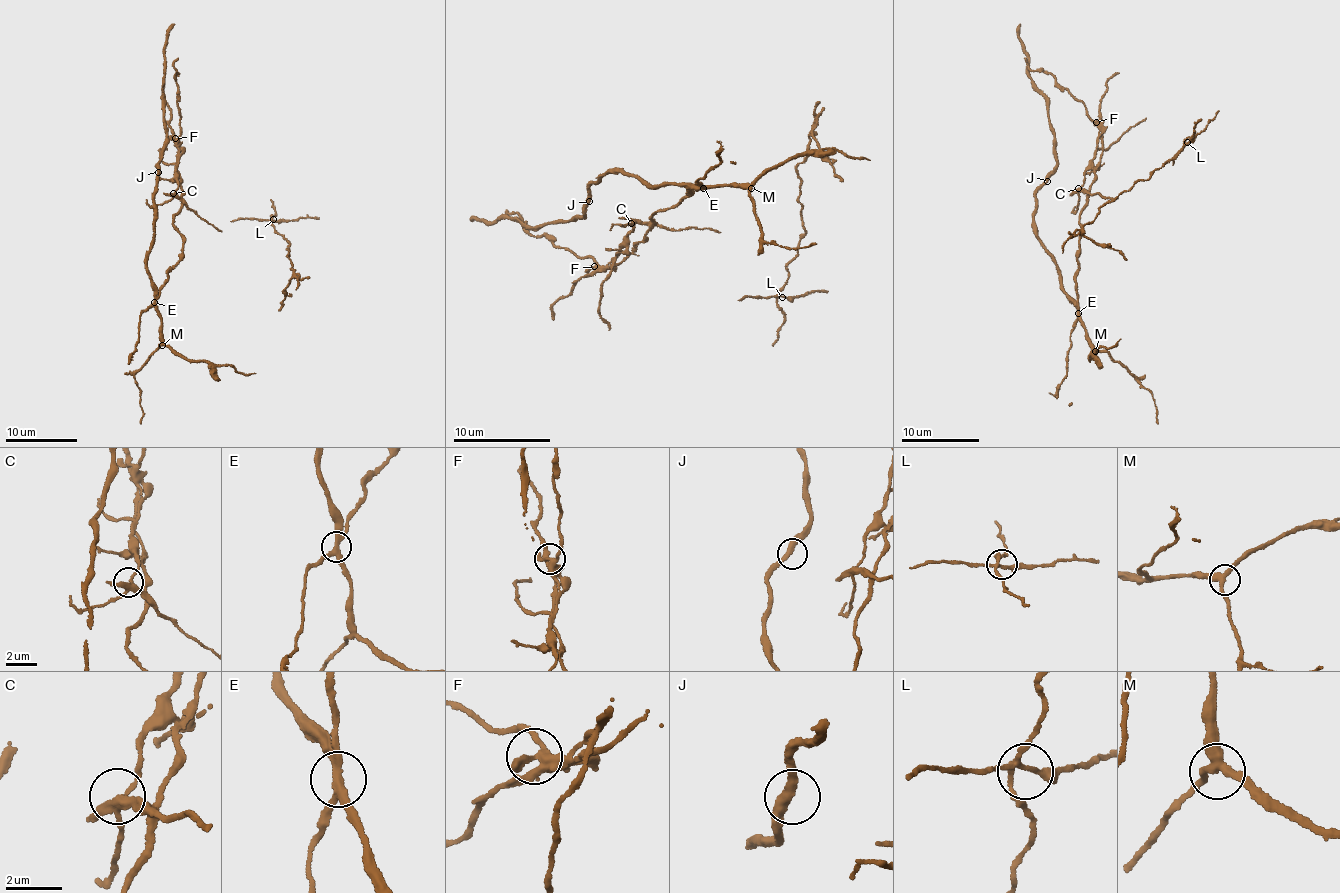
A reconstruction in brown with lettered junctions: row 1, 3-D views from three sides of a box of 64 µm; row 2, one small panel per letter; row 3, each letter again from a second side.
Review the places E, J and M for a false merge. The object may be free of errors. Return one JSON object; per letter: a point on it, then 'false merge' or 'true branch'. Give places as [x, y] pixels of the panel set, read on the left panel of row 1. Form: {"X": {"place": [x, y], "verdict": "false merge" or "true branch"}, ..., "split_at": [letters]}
{"E": {"place": [154, 302], "verdict": "false merge"}, "J": {"place": [158, 172], "verdict": "true branch"}, "M": {"place": [162, 345], "verdict": "true branch"}, "split_at": ["E"]}

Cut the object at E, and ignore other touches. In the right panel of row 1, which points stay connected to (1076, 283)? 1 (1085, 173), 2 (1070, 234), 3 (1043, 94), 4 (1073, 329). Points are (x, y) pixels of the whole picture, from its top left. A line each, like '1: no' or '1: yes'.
1: yes
2: yes
3: no
4: yes

